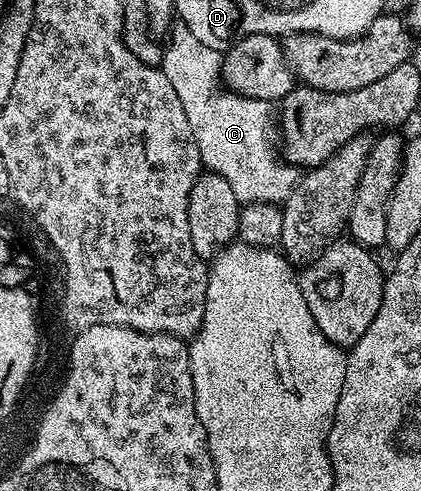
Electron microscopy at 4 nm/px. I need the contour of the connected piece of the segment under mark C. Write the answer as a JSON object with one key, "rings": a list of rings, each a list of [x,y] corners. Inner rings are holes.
{"rings":[[[176,23],[168,46],[162,49],[162,68],[178,99],[182,99],[182,111],[190,119],[203,168],[226,179],[241,203],[282,203],[302,173],[284,160],[278,148],[278,117],[273,102],[243,97],[222,87],[221,64],[221,50],[206,47],[187,25]]]}

